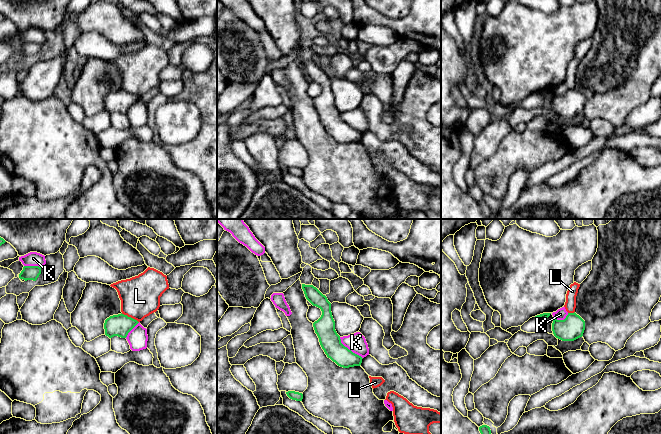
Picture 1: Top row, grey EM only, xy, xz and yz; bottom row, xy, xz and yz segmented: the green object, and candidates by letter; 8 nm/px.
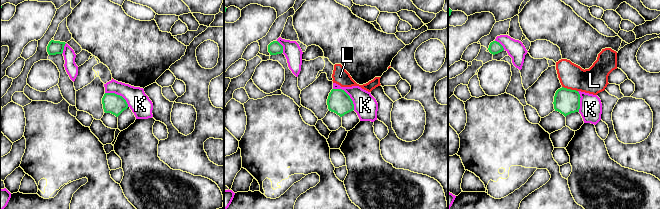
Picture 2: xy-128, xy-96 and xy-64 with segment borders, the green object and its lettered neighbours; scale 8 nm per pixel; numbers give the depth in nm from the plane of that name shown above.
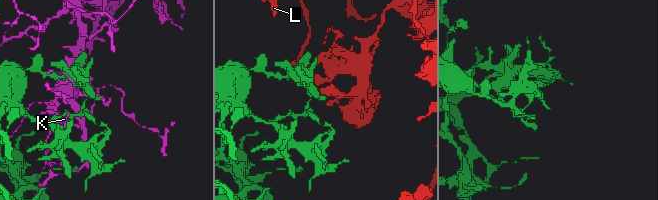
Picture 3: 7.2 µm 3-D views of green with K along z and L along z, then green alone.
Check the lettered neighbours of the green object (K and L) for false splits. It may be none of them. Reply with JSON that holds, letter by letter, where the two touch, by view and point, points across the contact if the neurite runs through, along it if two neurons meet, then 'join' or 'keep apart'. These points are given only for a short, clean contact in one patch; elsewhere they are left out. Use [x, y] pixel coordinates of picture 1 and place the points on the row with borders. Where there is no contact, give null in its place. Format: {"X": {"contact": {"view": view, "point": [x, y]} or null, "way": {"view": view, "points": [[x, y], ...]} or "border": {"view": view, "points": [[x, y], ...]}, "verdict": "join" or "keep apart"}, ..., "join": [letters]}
{"K": {"contact": {"view": "xz", "point": [348, 349]}, "verdict": "keep apart"}, "L": {"contact": {"view": "xy", "point": [130, 317]}, "border": {"view": "xy", "points": [[121, 313], [134, 318], [138, 322]]}, "verdict": "keep apart"}, "join": []}

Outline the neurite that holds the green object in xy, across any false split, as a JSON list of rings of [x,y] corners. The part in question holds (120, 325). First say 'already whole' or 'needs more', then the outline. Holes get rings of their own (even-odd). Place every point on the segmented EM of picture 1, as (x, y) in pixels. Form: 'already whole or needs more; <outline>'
already whole; [[[118,314],[110,316],[105,320],[104,329],[105,335],[109,338],[118,336],[126,338],[128,333],[138,324],[139,322],[131,317],[124,314]]]

